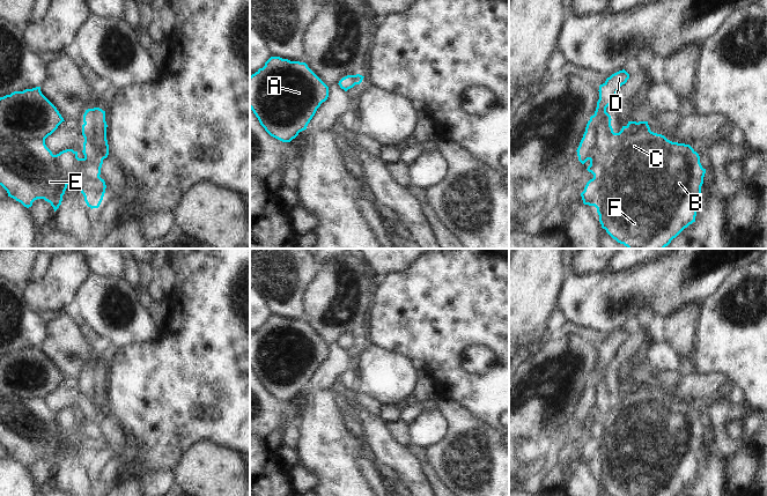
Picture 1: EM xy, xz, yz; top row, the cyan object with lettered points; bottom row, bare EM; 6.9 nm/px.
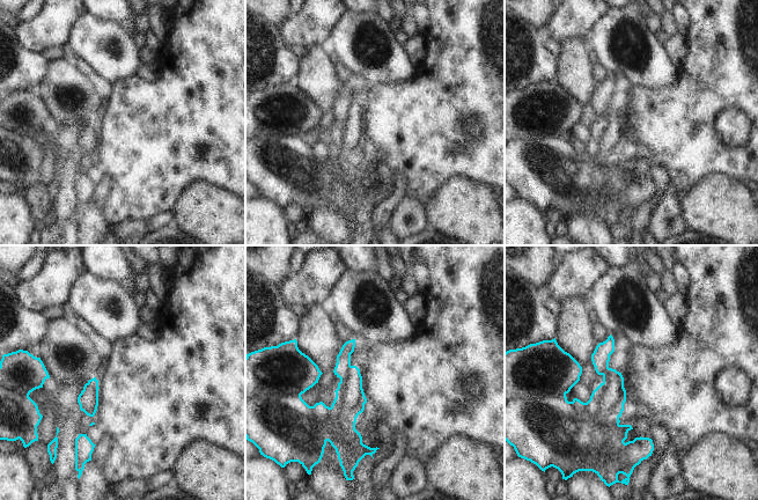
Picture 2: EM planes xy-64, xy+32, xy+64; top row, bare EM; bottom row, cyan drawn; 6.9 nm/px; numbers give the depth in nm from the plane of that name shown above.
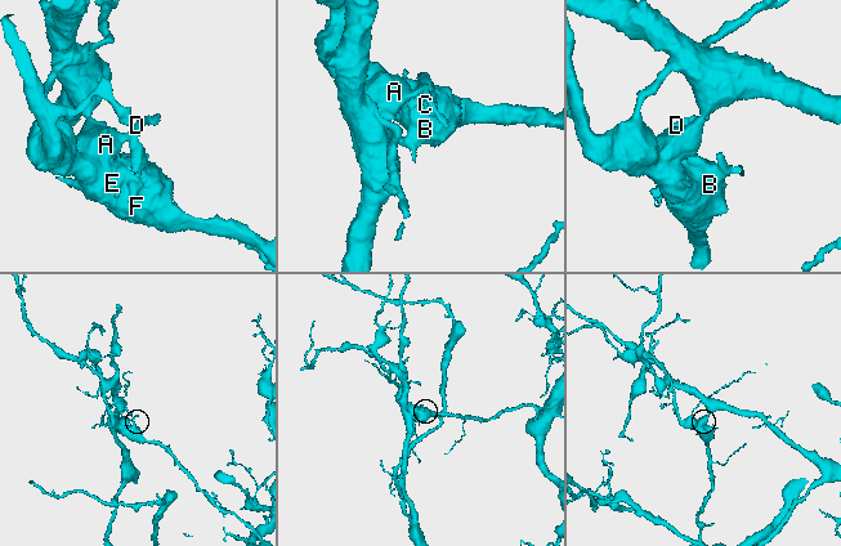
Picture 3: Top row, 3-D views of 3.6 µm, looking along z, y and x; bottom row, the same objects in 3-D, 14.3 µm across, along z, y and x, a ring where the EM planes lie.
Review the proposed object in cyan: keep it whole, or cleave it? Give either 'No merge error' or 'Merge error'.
Merge error.

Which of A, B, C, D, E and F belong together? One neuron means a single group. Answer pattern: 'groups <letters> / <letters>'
groups A D / B C E F

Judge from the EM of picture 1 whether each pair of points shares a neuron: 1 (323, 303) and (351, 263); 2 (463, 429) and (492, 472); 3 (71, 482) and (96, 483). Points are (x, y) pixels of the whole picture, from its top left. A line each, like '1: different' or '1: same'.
1: same
2: same
3: different

